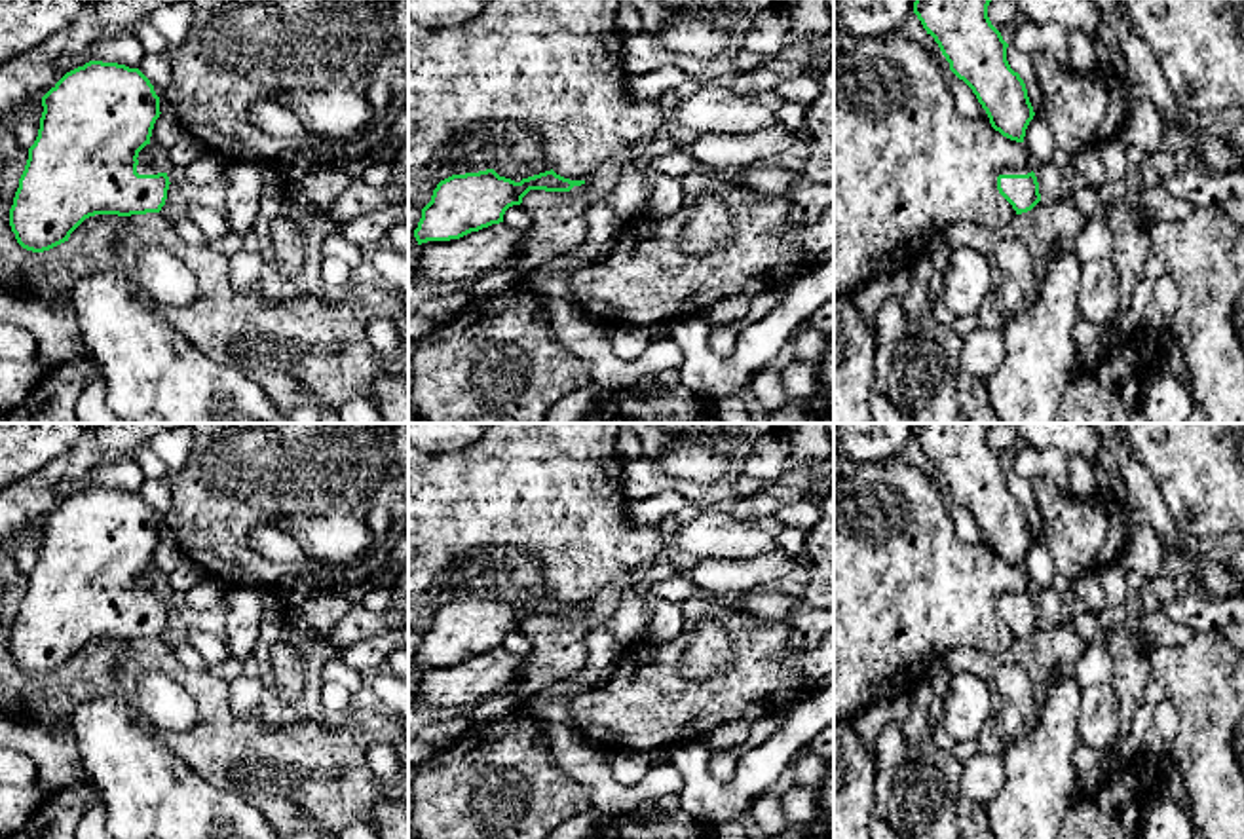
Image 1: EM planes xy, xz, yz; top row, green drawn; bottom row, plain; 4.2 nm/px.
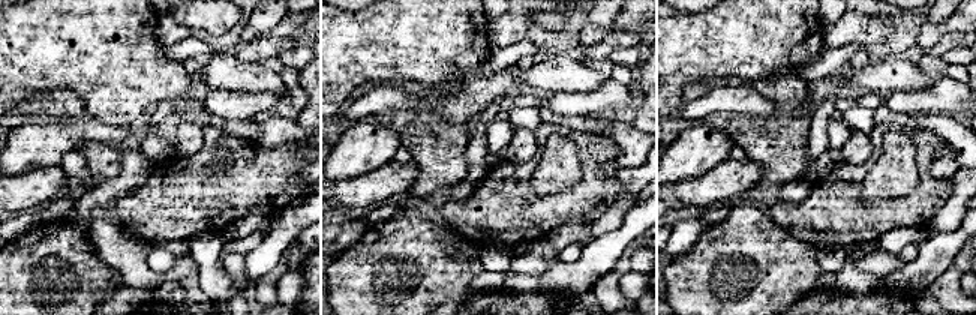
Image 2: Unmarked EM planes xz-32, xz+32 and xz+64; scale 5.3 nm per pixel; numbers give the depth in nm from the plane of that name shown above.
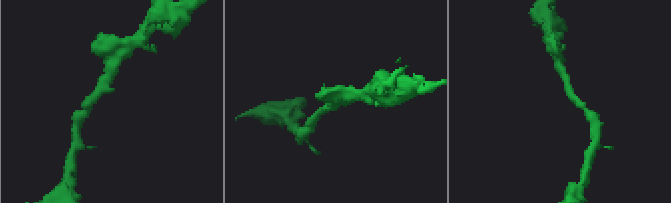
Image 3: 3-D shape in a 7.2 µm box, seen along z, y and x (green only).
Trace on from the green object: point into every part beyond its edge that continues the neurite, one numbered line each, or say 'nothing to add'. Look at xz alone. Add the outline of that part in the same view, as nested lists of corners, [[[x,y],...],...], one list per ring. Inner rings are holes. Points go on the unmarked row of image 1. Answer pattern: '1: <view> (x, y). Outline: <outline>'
nothing to add

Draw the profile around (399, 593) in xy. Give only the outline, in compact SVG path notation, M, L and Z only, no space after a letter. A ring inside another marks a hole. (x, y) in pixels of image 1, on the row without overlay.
M408 564L399 571L397 583L391 588L391 609L408 613Z

